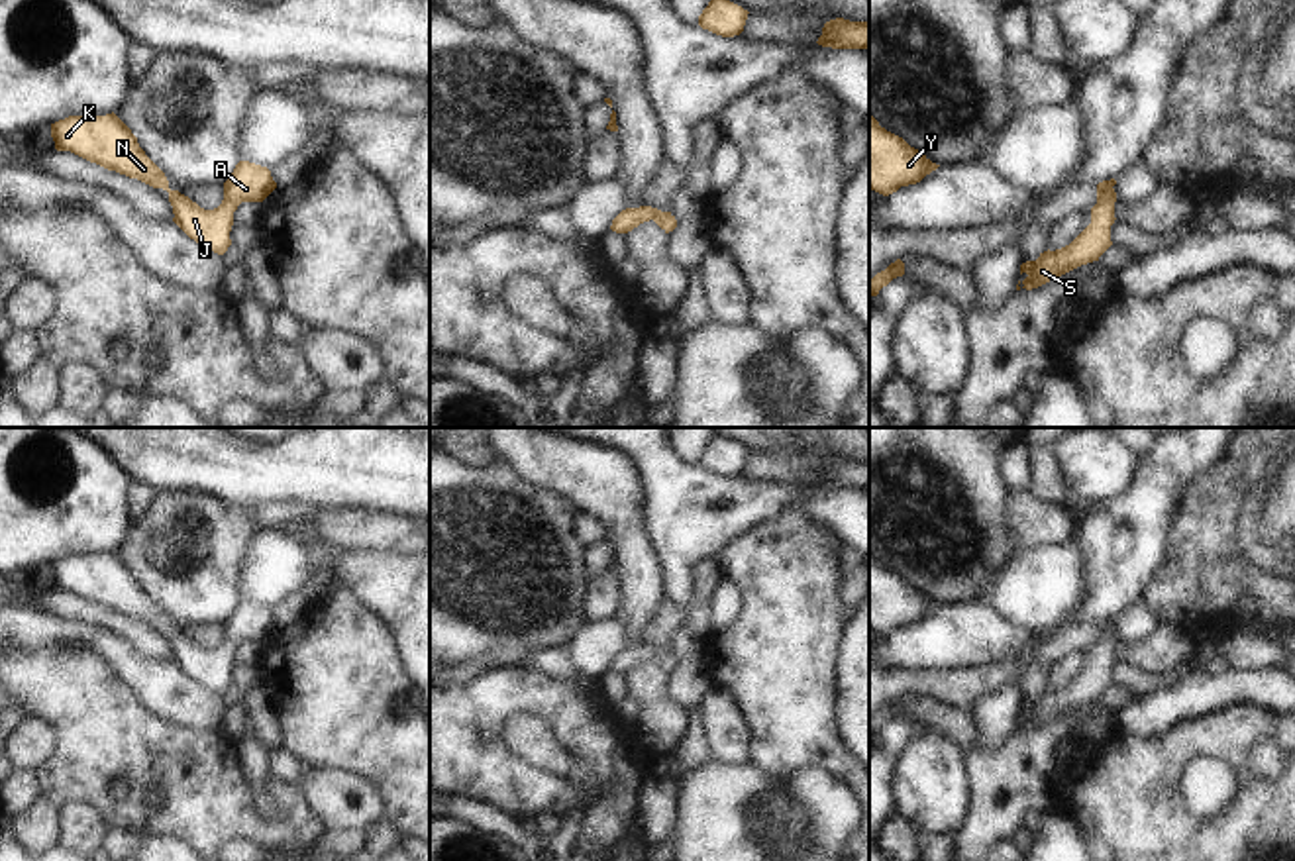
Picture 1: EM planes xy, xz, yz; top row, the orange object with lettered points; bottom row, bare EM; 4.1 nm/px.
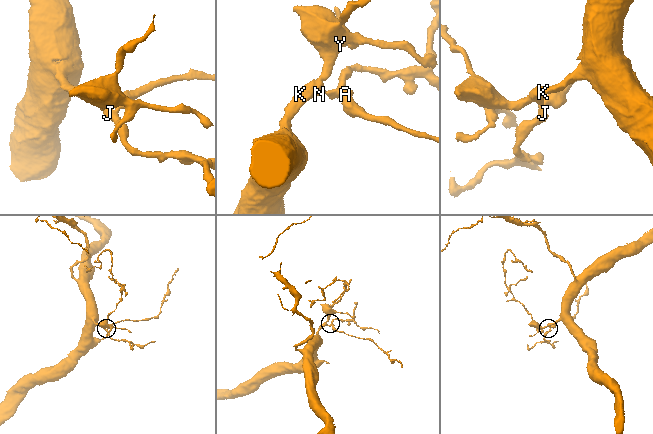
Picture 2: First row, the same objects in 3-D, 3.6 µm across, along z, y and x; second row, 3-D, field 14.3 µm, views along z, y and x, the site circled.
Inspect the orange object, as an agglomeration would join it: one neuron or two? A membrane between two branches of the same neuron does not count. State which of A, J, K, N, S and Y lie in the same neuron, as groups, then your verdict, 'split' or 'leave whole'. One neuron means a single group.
A J K N S Y | leave whole

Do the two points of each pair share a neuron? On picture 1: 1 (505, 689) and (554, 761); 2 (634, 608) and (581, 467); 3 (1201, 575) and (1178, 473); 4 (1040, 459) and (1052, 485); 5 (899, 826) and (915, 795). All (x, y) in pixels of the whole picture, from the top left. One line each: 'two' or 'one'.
1: two
2: one
3: two
4: one
5: two

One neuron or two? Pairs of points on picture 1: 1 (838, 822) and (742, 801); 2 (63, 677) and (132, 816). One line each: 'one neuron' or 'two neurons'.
1: one neuron
2: one neuron

